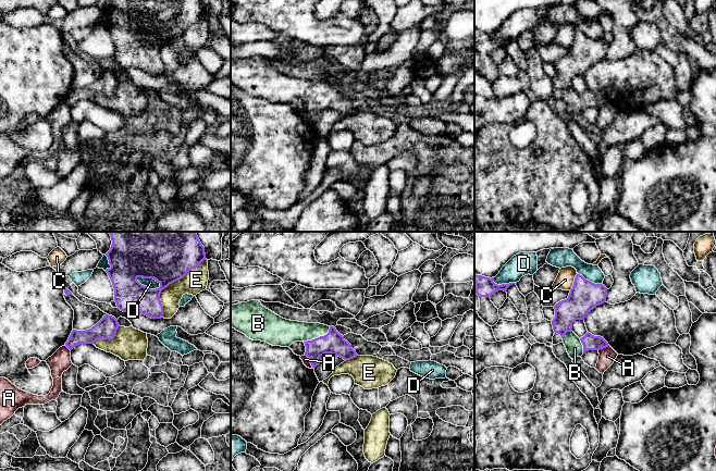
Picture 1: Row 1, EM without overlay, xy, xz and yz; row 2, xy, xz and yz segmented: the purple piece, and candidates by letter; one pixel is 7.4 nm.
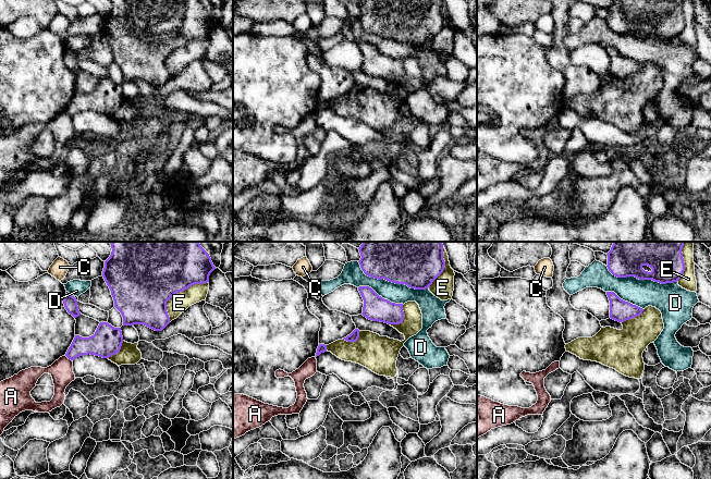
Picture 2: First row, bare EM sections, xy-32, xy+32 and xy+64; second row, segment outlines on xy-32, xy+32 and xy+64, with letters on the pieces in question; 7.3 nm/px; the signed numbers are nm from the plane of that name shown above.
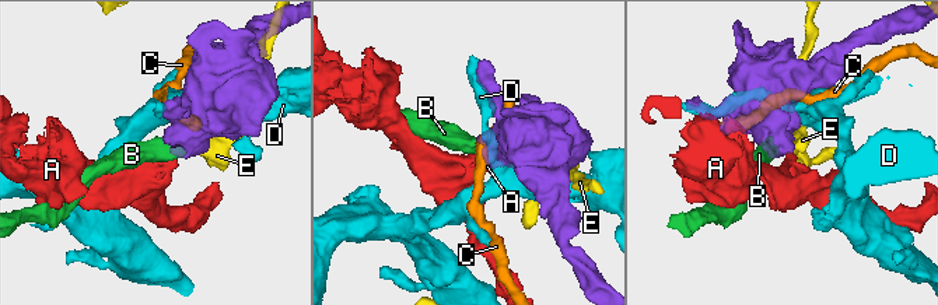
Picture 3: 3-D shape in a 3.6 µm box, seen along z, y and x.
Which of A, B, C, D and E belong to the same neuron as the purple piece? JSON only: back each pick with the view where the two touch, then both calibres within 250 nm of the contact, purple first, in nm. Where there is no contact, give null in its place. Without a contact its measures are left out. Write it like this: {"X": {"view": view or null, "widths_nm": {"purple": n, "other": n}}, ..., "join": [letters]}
{"B": {"view": "xz", "widths_nm": {"purple": 160, "other": 190}}, "join": ["B"]}

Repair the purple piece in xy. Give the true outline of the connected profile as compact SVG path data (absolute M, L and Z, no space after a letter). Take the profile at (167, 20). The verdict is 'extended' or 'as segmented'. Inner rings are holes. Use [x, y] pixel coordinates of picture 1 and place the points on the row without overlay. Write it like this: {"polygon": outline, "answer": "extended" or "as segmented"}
{"polygon": "M112 0L106 12L111 22L106 28L112 38L118 64L123 69L136 67L151 75L163 73L161 47L183 35L189 26L196 25L207 16L201 0ZM138 34L153 35L160 44L150 46L141 41L137 37Z", "answer": "as segmented"}

